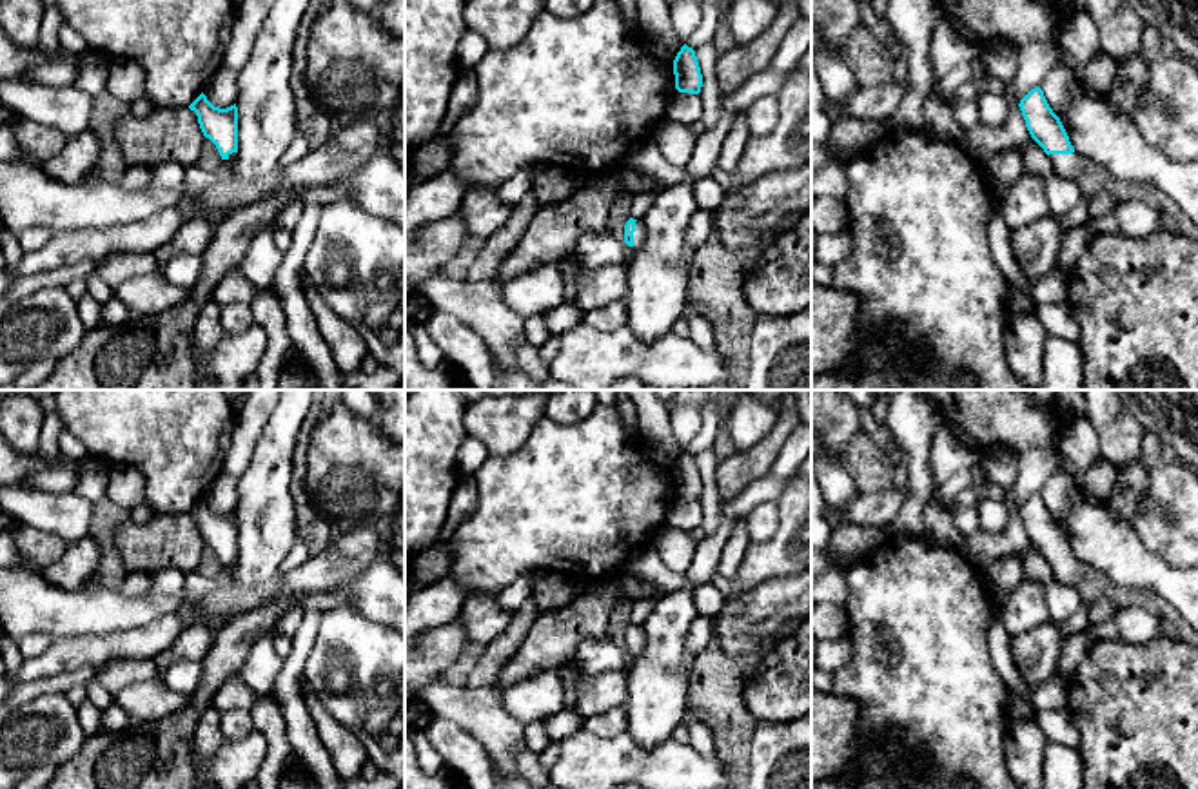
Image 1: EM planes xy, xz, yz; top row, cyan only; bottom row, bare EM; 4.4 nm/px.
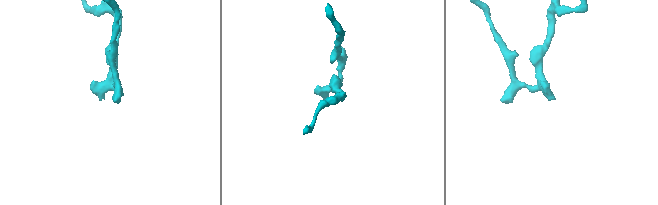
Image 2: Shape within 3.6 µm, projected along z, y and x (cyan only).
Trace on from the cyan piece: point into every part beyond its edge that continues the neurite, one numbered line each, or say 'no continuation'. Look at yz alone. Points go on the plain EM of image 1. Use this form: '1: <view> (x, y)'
1: yz (1068, 572)

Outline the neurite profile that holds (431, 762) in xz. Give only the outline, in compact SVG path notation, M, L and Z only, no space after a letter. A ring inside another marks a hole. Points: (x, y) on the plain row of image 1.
M407 722L405 727L410 731L410 738L414 742L416 756L419 760L421 771L425 774L443 774L445 764L437 751L430 745L425 733L412 729Z

